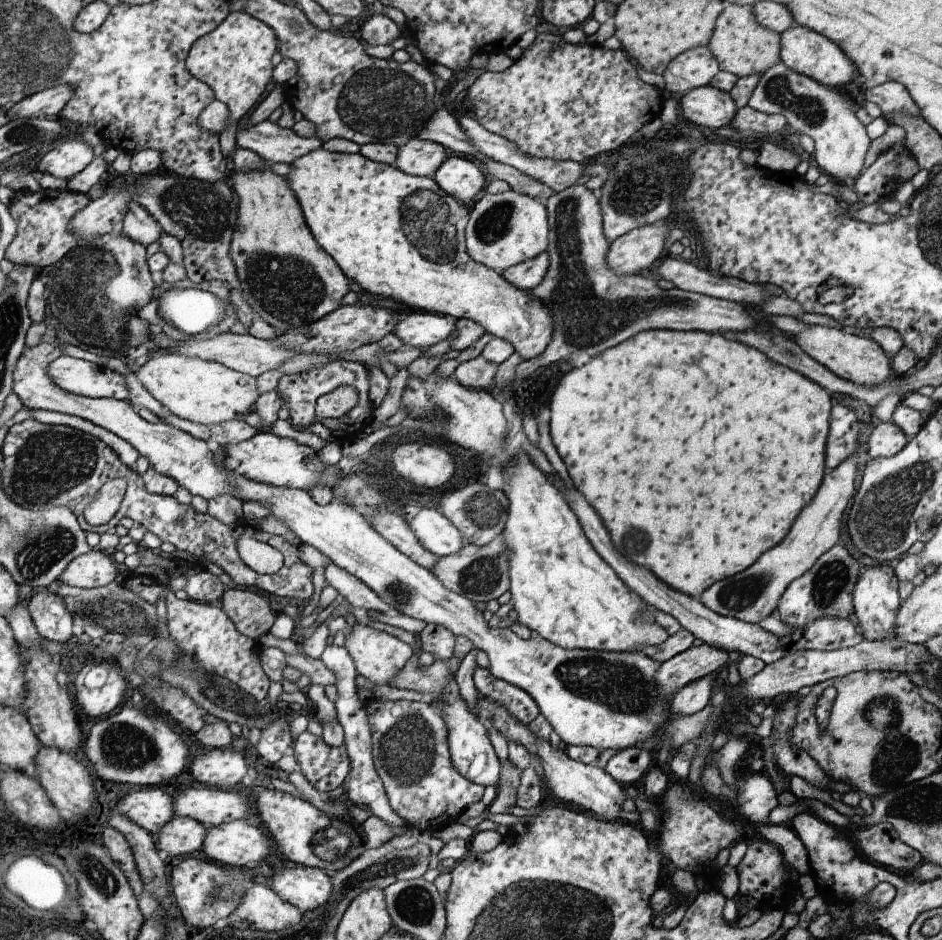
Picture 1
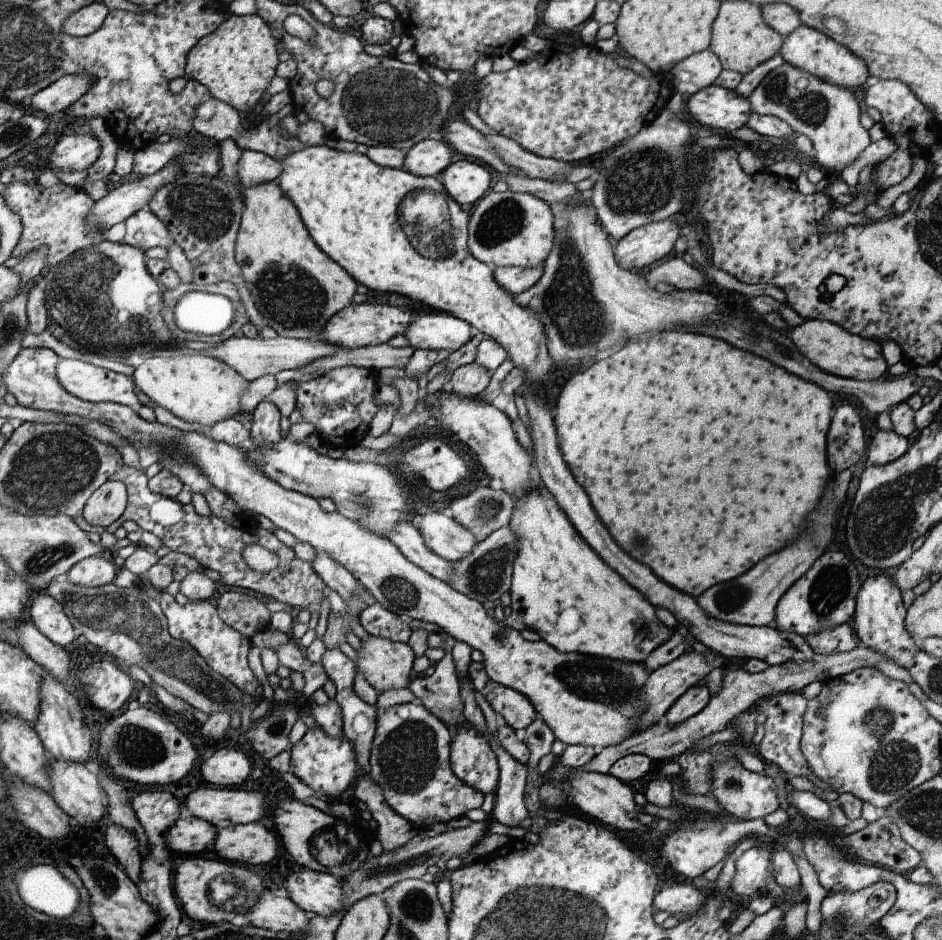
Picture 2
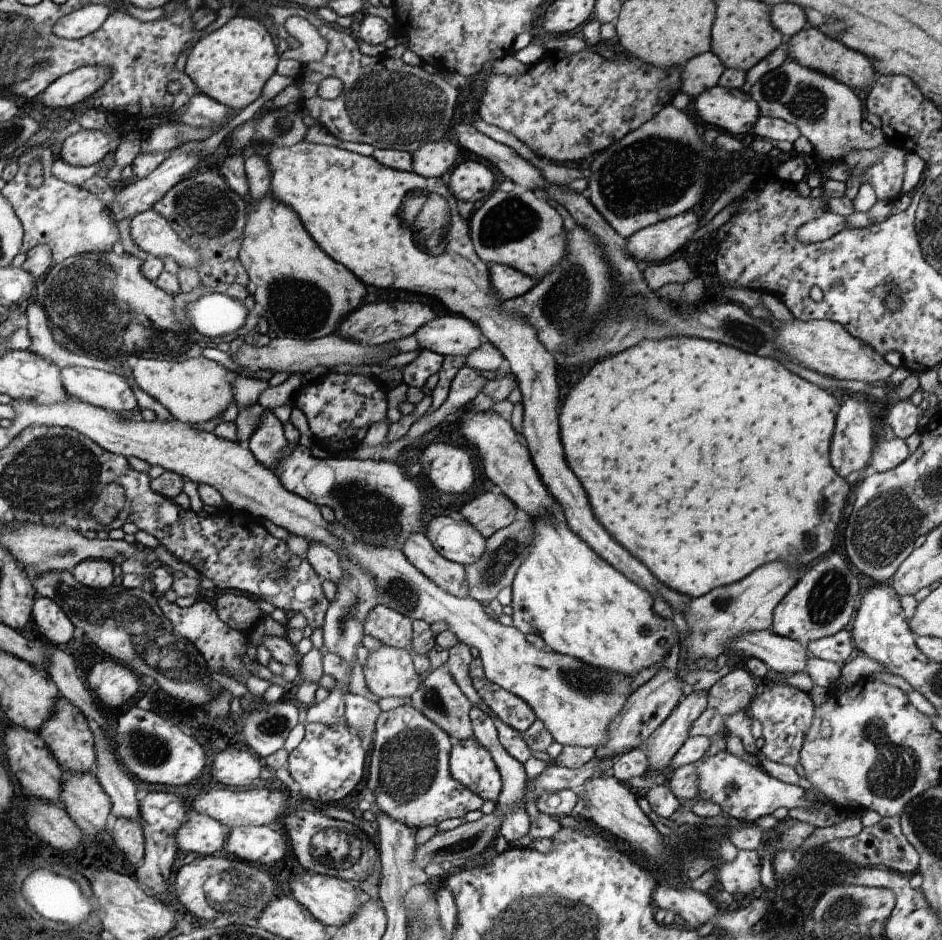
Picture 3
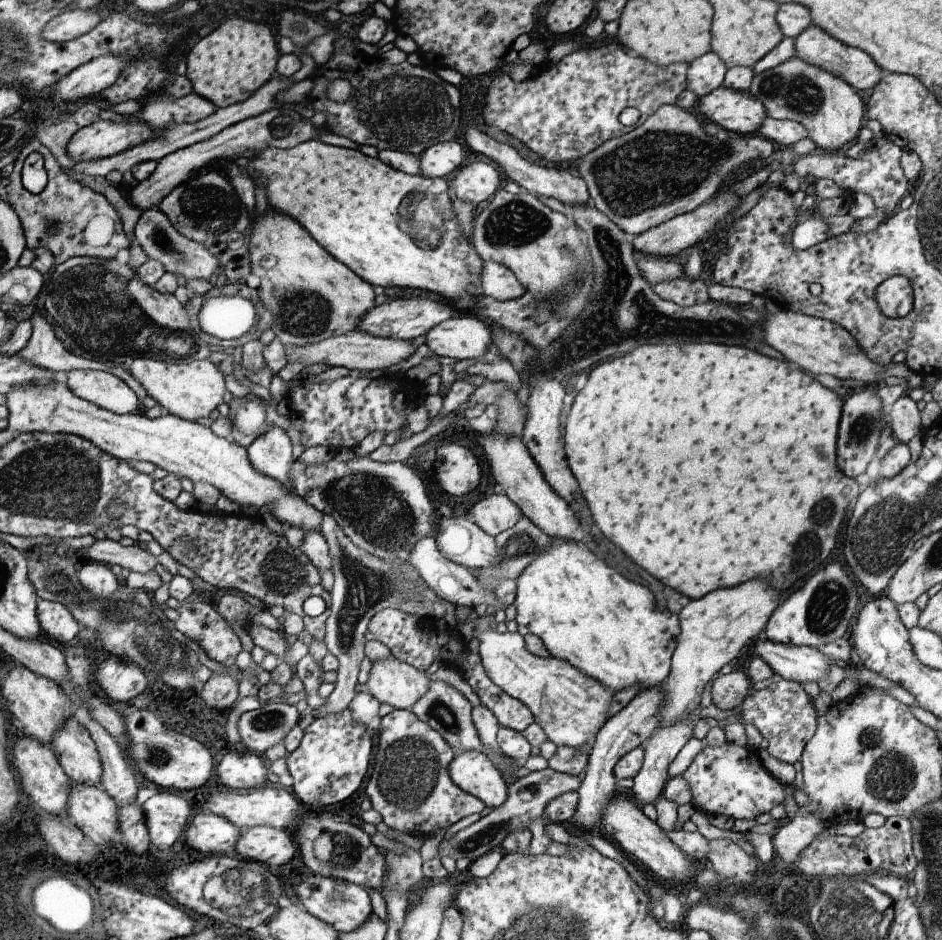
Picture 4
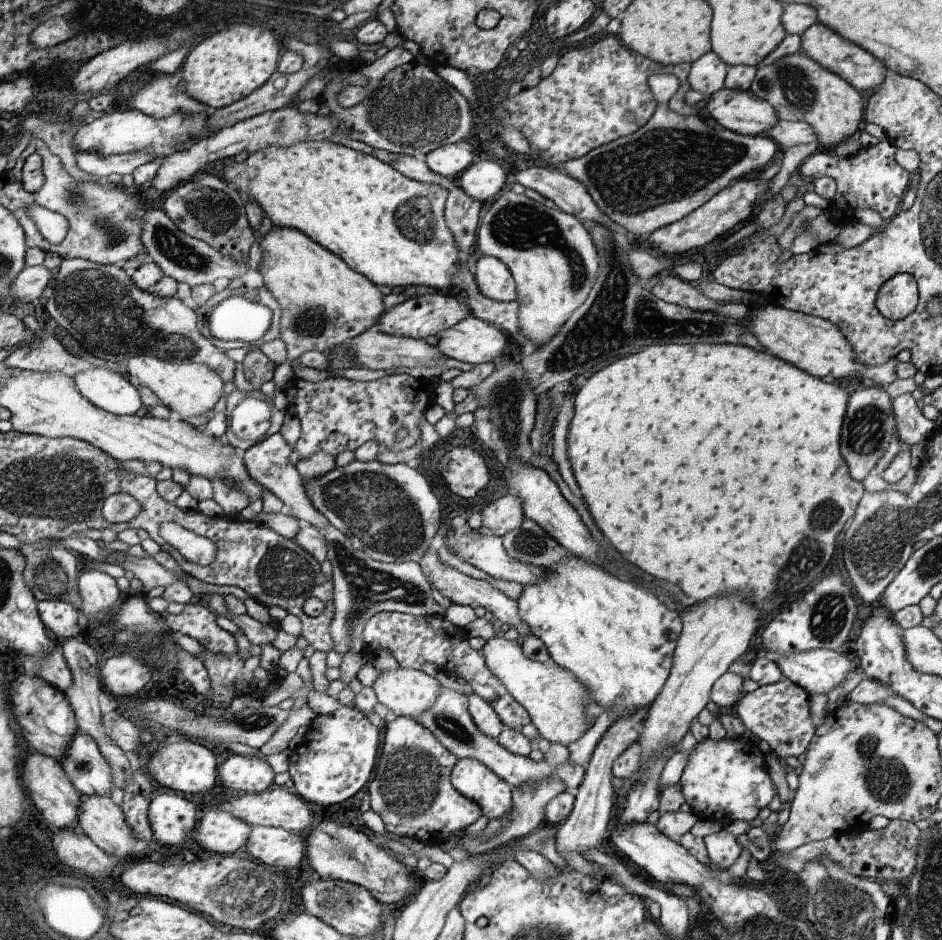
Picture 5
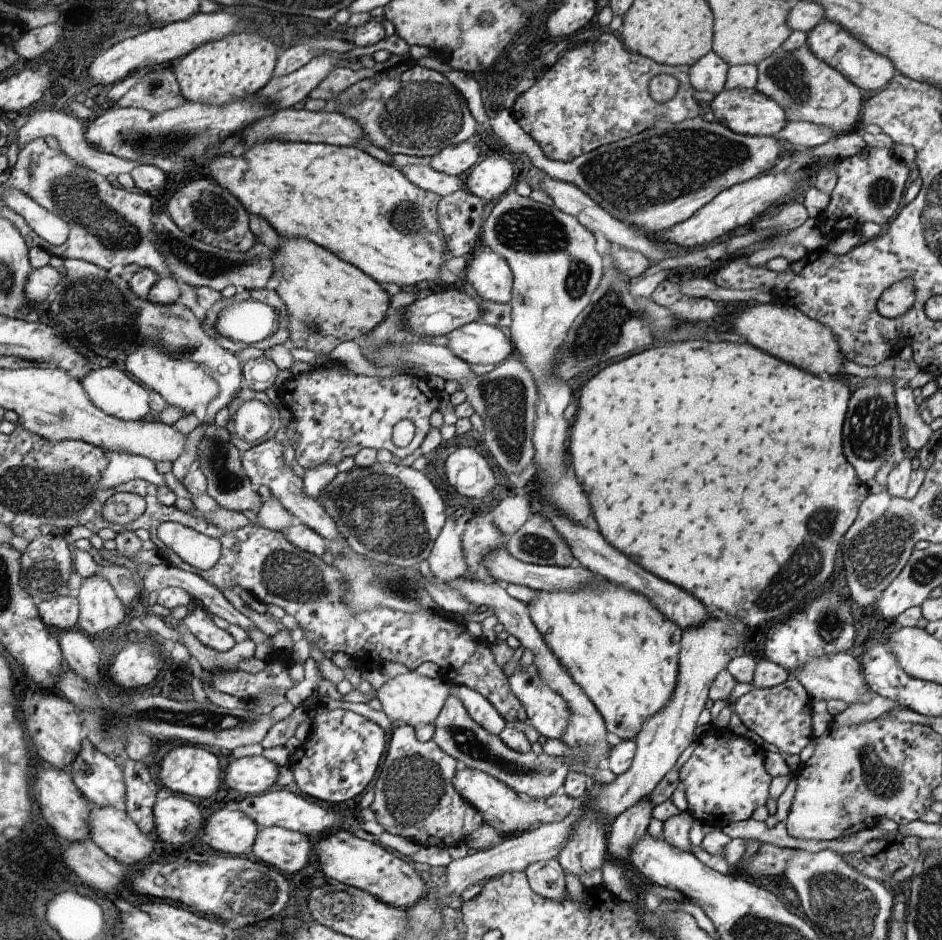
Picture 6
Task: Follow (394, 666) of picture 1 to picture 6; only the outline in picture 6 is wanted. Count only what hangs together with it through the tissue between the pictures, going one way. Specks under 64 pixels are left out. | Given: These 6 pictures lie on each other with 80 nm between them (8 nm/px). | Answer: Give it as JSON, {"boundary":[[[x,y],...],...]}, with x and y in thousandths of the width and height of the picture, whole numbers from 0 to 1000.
{"boundary":[[[441,714],[425,717],[420,721],[410,723],[403,732],[401,732],[400,743],[406,748],[406,754],[412,762],[412,765],[419,770],[431,770],[441,776],[461,770],[461,766],[465,764],[465,760],[471,753],[471,747],[476,745],[478,739],[478,729],[473,726],[471,719],[464,721],[454,721],[448,719]]]}

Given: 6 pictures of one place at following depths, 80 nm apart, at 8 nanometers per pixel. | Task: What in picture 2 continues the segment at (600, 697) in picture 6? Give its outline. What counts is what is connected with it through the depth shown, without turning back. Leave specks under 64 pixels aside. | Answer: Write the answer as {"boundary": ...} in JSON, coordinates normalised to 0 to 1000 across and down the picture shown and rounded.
{"boundary":[[[567,518],[553,529],[546,530],[546,532],[547,537],[539,557],[539,562],[545,564],[549,577],[549,590],[545,598],[545,611],[542,613],[542,624],[540,628],[542,632],[542,644],[539,646],[539,652],[536,660],[530,661],[524,656],[524,662],[549,671],[565,670],[565,672],[569,672],[575,681],[584,684],[584,687],[600,695],[635,697],[636,699],[645,699],[659,703],[684,704],[687,697],[690,696],[692,691],[711,680],[717,670],[706,666],[696,656],[696,647],[692,645],[691,640],[677,627],[673,626],[669,619],[661,616],[659,612],[657,612],[646,599],[643,599],[638,594],[638,590],[618,572],[617,567],[613,564],[613,561],[609,560],[604,548],[601,547],[601,544],[592,536],[591,531],[588,530],[588,527],[580,518]]]}

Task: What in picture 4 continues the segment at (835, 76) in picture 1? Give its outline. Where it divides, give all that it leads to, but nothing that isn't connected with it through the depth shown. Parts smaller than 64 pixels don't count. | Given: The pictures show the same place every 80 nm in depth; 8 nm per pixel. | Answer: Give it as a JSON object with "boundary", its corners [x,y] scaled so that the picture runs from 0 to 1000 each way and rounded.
{"boundary":[[[858,28],[856,32],[851,34],[844,45],[844,60],[856,64],[863,70],[873,72],[880,79],[885,79],[889,83],[894,83],[901,91],[904,91],[907,96],[921,96],[932,90],[936,83],[937,76],[928,68],[928,64],[917,57],[915,53],[909,53],[909,51],[902,51],[898,49],[896,45],[887,43],[885,38],[881,38],[877,32],[870,32],[868,28]]]}

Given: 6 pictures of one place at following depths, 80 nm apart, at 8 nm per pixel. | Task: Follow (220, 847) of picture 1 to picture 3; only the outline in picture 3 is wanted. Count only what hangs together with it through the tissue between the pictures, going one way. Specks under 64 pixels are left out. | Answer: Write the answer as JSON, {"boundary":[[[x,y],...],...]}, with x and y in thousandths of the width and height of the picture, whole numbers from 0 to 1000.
{"boundary":[[[287,878],[257,879],[245,882],[237,906],[243,907],[256,916],[287,920],[300,914],[299,911],[304,909],[304,896],[306,894],[301,894],[301,887],[297,887],[295,883],[289,883]]]}

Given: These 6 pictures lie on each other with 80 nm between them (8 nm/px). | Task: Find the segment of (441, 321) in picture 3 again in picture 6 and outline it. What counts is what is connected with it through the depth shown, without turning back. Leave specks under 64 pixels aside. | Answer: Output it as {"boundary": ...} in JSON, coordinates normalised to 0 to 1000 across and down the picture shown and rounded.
{"boundary":[[[499,343],[475,359],[478,372],[499,388],[523,387],[527,390],[544,374],[538,352],[513,343]]]}

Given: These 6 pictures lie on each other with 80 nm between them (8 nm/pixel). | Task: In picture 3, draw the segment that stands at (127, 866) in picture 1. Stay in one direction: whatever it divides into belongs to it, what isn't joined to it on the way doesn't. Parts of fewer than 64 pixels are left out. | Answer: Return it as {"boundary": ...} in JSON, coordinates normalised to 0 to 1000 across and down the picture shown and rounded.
{"boundary":[[[138,870],[120,871],[117,885],[123,902],[126,902],[140,920],[146,923],[154,912],[153,881],[149,873]]]}

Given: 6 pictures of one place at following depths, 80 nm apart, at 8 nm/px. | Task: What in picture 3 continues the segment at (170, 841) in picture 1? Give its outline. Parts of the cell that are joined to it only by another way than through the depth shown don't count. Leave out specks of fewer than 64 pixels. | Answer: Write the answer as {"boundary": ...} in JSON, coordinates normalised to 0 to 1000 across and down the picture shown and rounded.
{"boundary":[[[205,862],[187,887],[187,899],[192,905],[219,912],[238,905],[244,885],[244,879]]]}

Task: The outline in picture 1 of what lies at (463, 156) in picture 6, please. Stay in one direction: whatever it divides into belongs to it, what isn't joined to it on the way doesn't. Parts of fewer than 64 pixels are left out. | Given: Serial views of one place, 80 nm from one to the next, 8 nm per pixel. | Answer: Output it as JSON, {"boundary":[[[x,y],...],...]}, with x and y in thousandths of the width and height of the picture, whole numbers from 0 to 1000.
{"boundary":[[[439,146],[425,154],[419,177],[434,186],[459,188],[475,169],[472,155]]]}

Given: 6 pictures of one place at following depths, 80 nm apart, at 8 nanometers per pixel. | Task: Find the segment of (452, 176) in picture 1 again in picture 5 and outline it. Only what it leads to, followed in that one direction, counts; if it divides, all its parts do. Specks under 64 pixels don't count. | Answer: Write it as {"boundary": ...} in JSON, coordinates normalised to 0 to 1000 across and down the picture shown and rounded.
{"boundary":[[[516,167],[503,177],[498,177],[483,194],[499,211],[514,216],[524,211],[539,194],[533,176],[535,174],[529,174],[527,168]]]}

